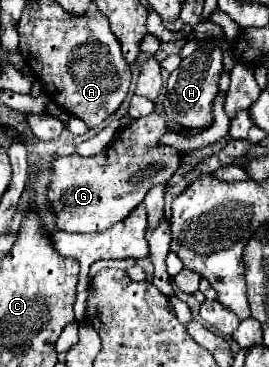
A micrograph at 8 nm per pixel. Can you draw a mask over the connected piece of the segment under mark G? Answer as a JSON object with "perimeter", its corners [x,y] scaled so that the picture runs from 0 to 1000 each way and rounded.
{"perimeter":[[[558,308],[446,351],[409,395],[349,428],[216,428],[178,504],[178,569],[208,591],[208,619],[253,635],[387,629],[476,591],[565,504],[625,499],[632,482],[654,477],[684,422],[625,395],[595,395],[610,362],[625,362],[617,330]]]}

